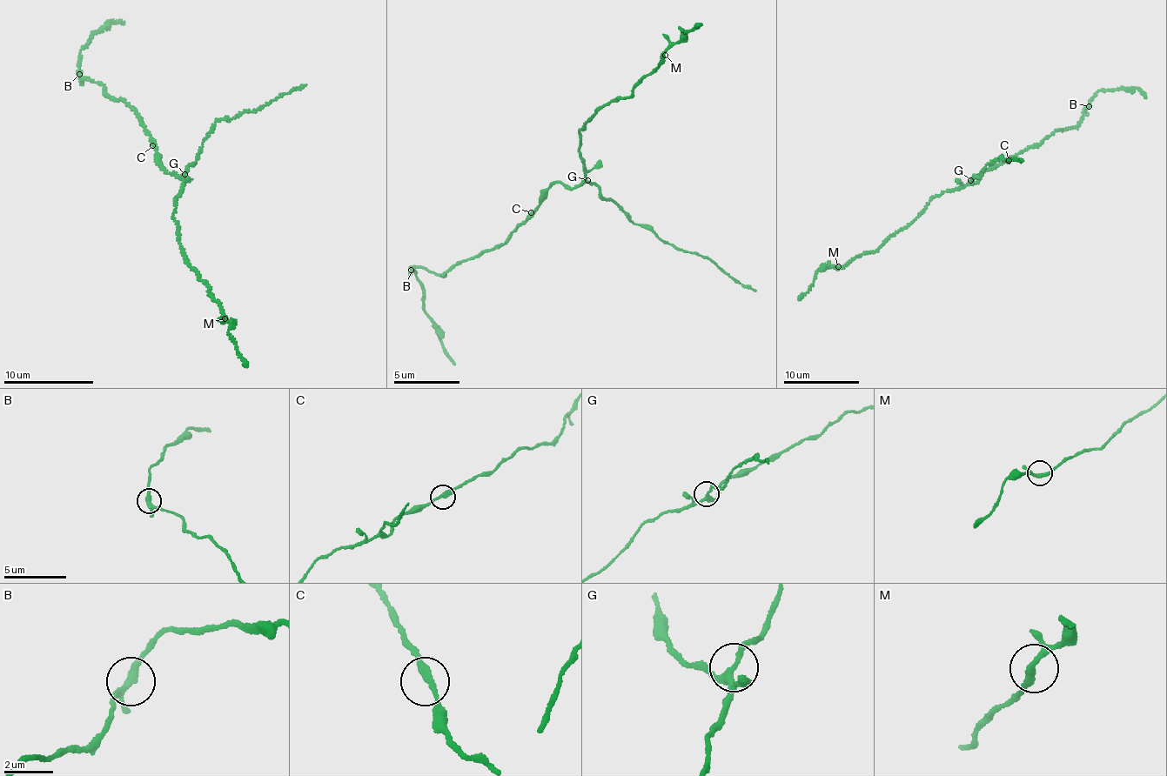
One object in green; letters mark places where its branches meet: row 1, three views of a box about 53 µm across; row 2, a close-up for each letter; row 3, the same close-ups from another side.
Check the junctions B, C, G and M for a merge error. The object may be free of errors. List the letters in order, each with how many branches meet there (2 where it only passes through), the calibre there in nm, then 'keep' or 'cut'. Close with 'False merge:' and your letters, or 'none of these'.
B: 3 branches meet; 240 nm thick; cut
C: 2 branches meet; 300 nm thick; keep
G: 3 branches meet; 220 nm thick; keep
M: 3 branches meet; 240 nm thick; keep
False merge: B

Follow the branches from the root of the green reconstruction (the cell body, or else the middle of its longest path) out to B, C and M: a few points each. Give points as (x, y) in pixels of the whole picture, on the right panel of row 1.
B: (978, 177), (987, 170), (1036, 148), (1054, 132), (1075, 126), (1089, 105)
C: (978, 177), (987, 170), (1009, 160)
M: (978, 177), (976, 182), (937, 195), (906, 227), (874, 251), (863, 252), (848, 264), (838, 266)

